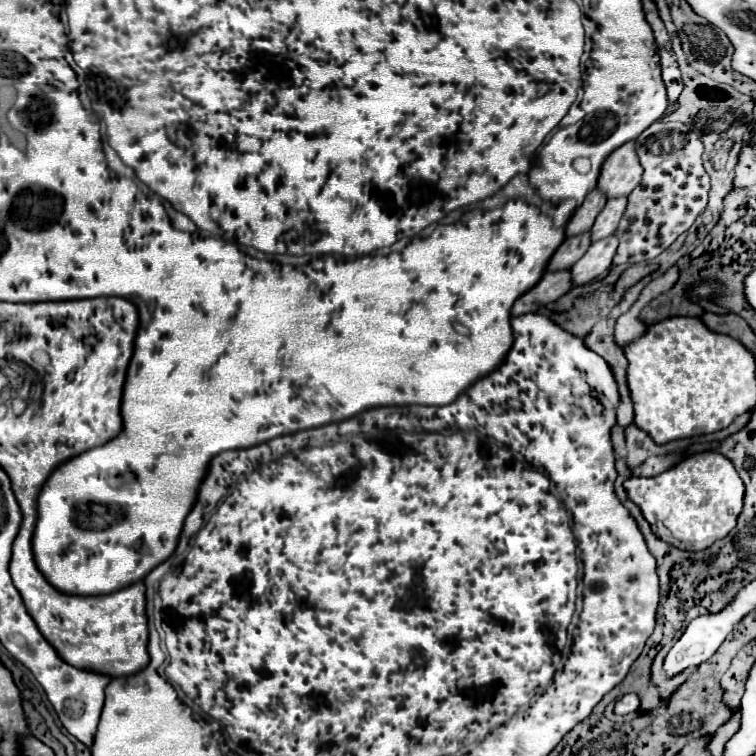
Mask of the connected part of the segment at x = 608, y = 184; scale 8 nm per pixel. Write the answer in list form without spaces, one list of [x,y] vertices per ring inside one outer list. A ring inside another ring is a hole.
[[[629,141],[615,149],[603,163],[597,187],[607,197],[629,195],[641,181],[643,167],[635,153],[635,143]]]

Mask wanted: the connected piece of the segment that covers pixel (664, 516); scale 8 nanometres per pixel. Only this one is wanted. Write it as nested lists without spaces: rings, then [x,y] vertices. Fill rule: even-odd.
[[[697,453],[655,477],[629,477],[623,483],[629,499],[637,503],[651,525],[651,531],[665,543],[703,551],[723,539],[737,521],[743,507],[743,481],[733,463],[721,453]]]

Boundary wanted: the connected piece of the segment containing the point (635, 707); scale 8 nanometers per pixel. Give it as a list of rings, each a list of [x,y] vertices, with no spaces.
[[[627,693],[615,703],[614,712],[617,715],[627,715],[627,713],[635,713],[635,711],[639,711],[639,695],[635,695],[635,693]]]

